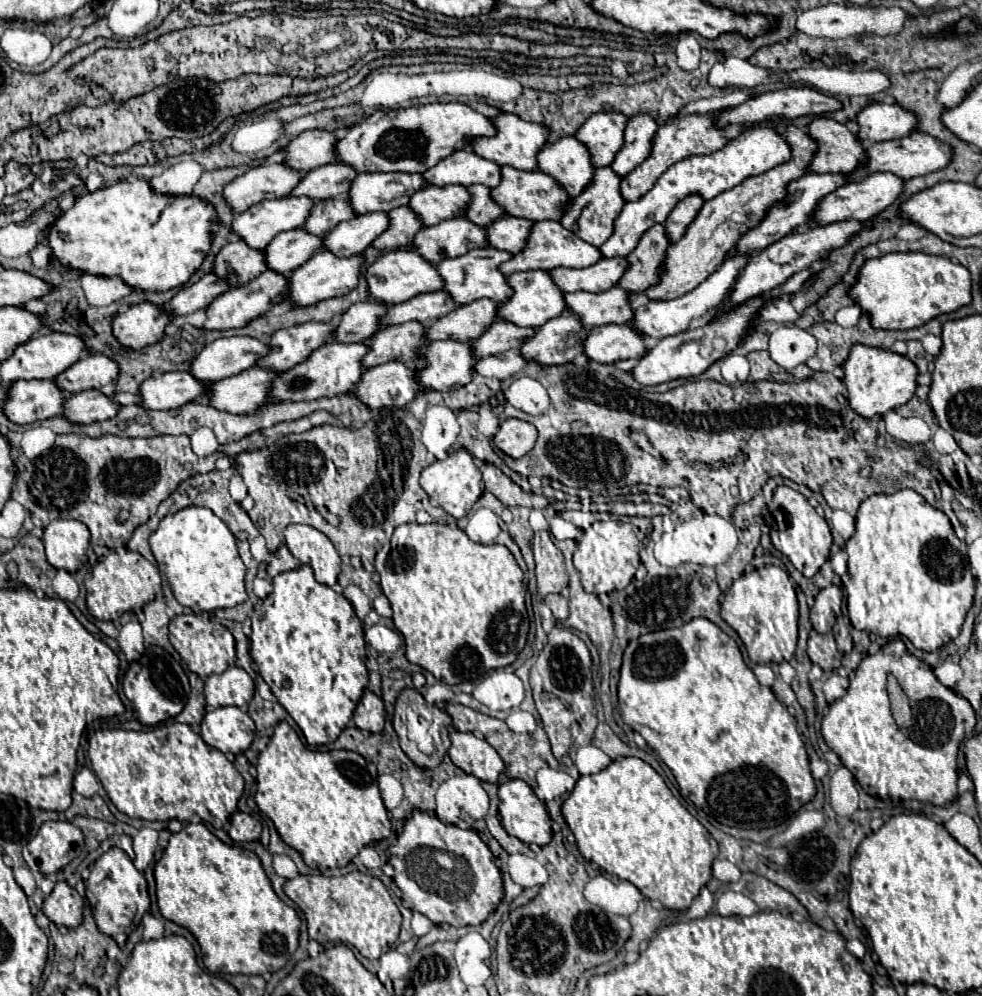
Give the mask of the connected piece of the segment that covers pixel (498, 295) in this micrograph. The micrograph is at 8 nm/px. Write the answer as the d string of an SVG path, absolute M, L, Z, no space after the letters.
M482 247L482 249L468 251L466 255L456 257L456 259L442 259L440 263L436 263L436 271L444 279L442 289L452 297L454 303L464 305L464 303L472 303L482 297L488 297L500 303L510 297L510 287L506 287L506 277L498 271L498 263L510 257L512 255L506 255L506 251L494 251L492 247Z

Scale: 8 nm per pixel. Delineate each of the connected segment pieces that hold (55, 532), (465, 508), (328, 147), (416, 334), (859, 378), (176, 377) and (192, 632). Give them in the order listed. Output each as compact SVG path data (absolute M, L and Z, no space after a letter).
M56 519L44 527L42 541L46 545L46 559L56 569L74 573L88 563L86 549L90 545L90 531L84 523Z
M458 449L448 459L436 461L430 467L426 467L422 471L420 485L428 493L428 497L432 499L432 503L436 503L438 507L442 507L454 519L464 517L472 509L472 505L478 501L478 497L482 495L482 475L478 471L478 467L474 465L472 455L466 449Z
M304 131L296 135L282 151L286 153L284 165L308 173L320 165L334 163L334 133L330 131Z
M418 321L384 327L366 341L370 351L362 357L360 365L362 369L372 369L388 361L400 361L408 365L416 359L418 347L422 347L422 343L426 343L424 327Z
M856 343L852 345L850 355L842 365L842 369L844 369L842 381L848 389L850 407L858 415L868 419L882 417L886 411L896 409L898 405L904 405L914 395L914 389L916 389L916 375L918 375L916 365L908 357L886 349Z
M164 373L158 379L146 379L140 385L138 397L140 397L142 409L174 409L174 407L192 403L198 397L204 397L204 393L206 393L206 383L194 379L190 373Z
M176 615L168 623L168 637L172 647L178 651L182 661L188 665L190 671L194 671L200 679L206 679L214 673L224 673L230 665L234 665L236 659L236 643L232 633L218 621L202 619L198 615Z

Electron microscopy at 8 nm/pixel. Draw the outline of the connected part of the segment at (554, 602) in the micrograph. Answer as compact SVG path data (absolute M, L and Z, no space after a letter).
M553 594L553 597L548 599L548 607L558 621L564 621L569 616L568 601L562 595Z

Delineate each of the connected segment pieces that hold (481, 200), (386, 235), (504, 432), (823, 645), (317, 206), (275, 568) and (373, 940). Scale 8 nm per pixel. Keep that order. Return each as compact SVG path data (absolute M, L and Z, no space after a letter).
M474 185L474 187L468 187L468 193L470 193L470 203L464 209L464 217L470 223L486 227L494 219L504 217L502 209L490 199L490 189L488 187Z
M396 207L396 209L388 211L388 219L390 219L388 229L374 239L372 247L380 249L380 251L410 247L412 237L422 227L420 219L408 207Z
M506 419L500 423L500 429L492 441L504 455L520 459L534 447L536 437L538 431L534 425L520 419Z
M812 631L808 639L808 657L812 663L820 665L826 673L832 673L842 665L842 653L836 649L832 633L822 635L818 631Z
M346 199L314 201L314 207L304 223L304 229L312 235L322 237L322 235L326 235L326 231L330 231L338 223L348 221L352 217L354 217L354 213L350 211L350 203L346 203Z
M280 545L274 553L274 559L268 563L268 577L276 577L284 571L292 571L298 569L302 563L288 551L286 545Z
M360 871L342 877L298 875L284 883L284 893L304 911L310 939L356 947L366 959L376 961L398 939L402 915L380 879Z

